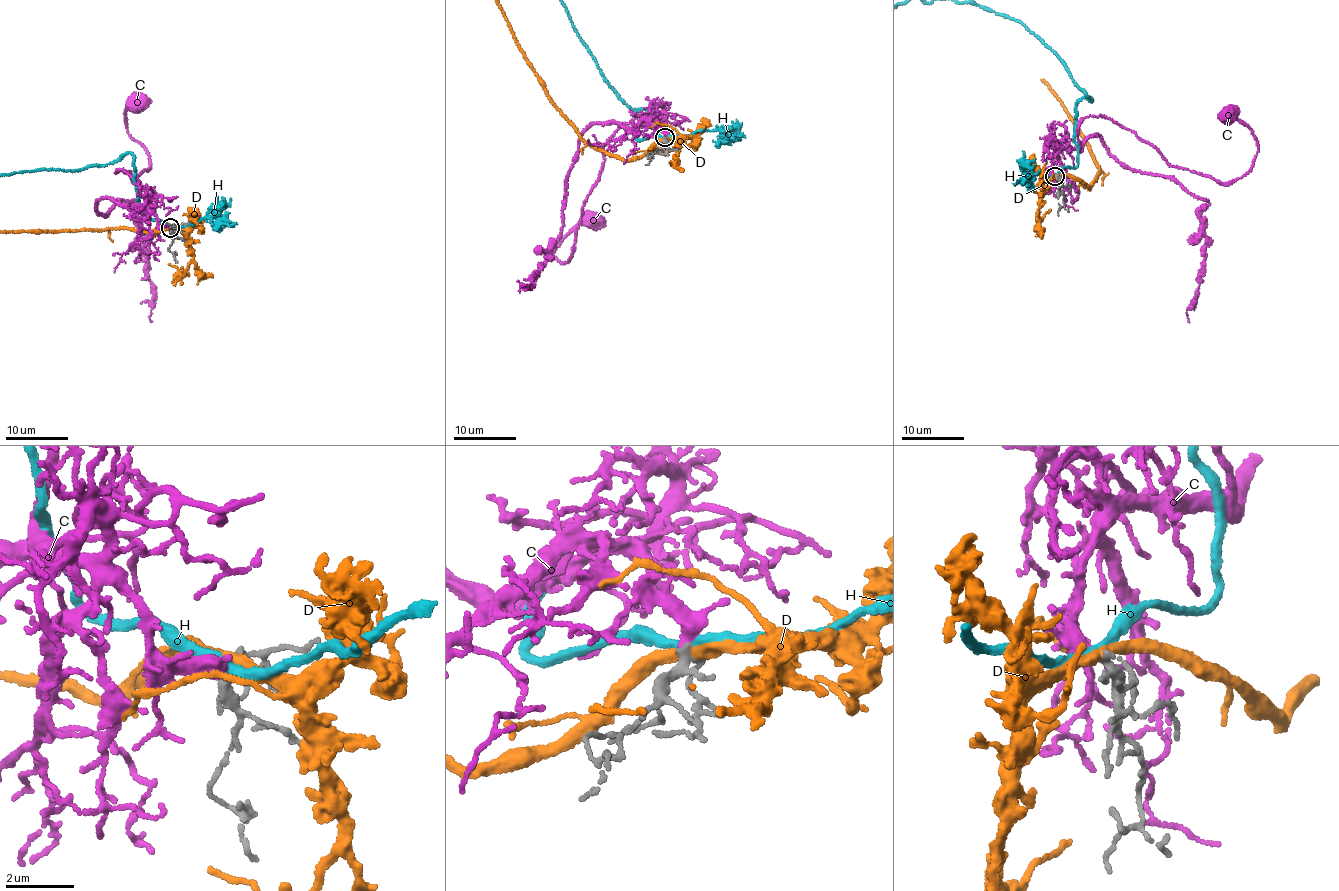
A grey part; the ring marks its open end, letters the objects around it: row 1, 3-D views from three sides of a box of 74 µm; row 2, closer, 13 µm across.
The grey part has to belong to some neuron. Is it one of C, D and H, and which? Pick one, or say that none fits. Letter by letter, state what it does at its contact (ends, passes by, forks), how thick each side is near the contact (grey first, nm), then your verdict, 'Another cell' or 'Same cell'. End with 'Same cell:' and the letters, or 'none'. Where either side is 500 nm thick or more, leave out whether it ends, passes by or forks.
C: It passes by. Thickness 190 nm (grey) against 320 nm. Same cell
D: It passes by. Thickness 190 nm (grey) against 360 nm. Another cell
H: It passes by. Thickness 190 nm (grey) against 240 nm. Another cell
Same cell: C

